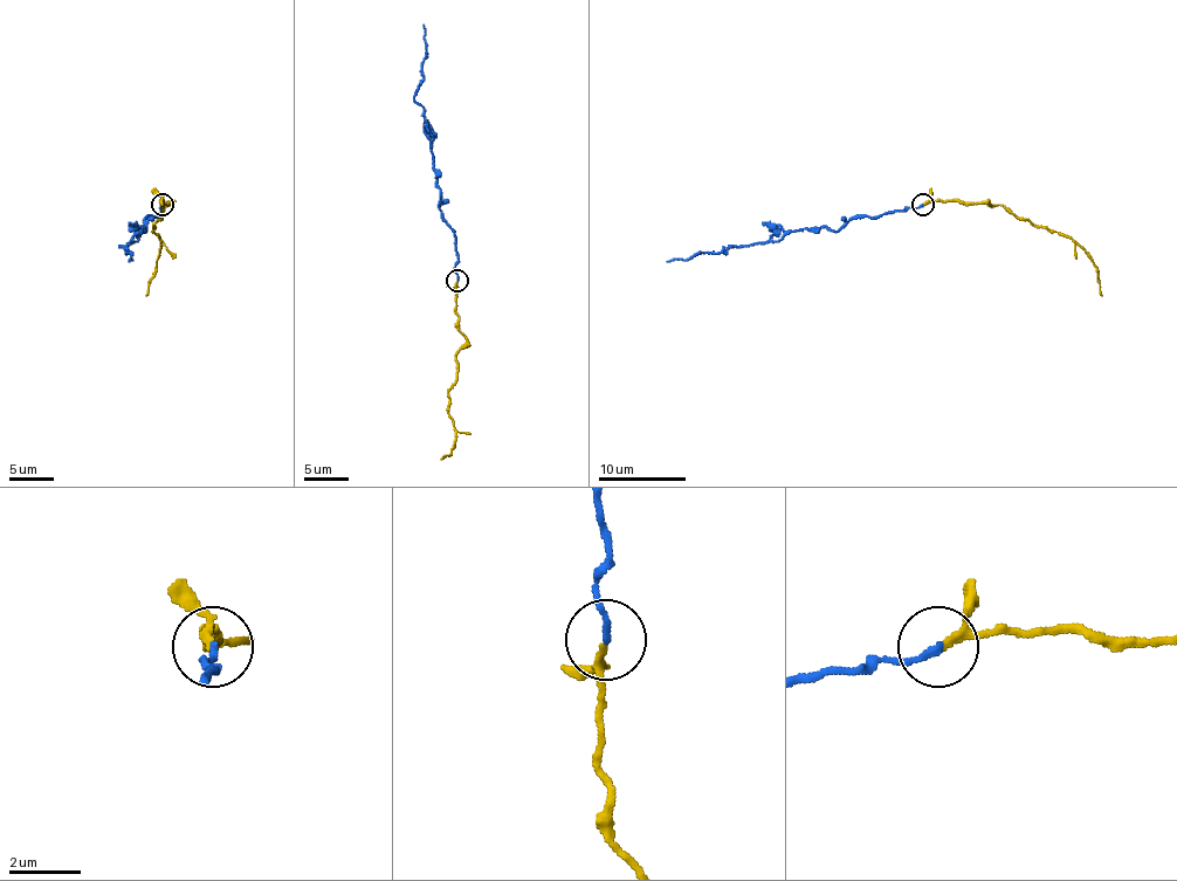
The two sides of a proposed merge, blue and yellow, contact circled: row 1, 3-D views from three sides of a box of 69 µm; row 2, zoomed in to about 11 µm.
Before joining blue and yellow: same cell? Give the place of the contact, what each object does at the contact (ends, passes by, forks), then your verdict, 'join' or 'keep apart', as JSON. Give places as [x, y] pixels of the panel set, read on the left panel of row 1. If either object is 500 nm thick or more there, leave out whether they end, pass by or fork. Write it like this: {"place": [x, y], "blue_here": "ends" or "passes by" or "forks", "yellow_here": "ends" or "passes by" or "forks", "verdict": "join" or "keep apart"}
{"place": [163, 205], "blue_here": "ends", "yellow_here": "passes by", "verdict": "join"}

